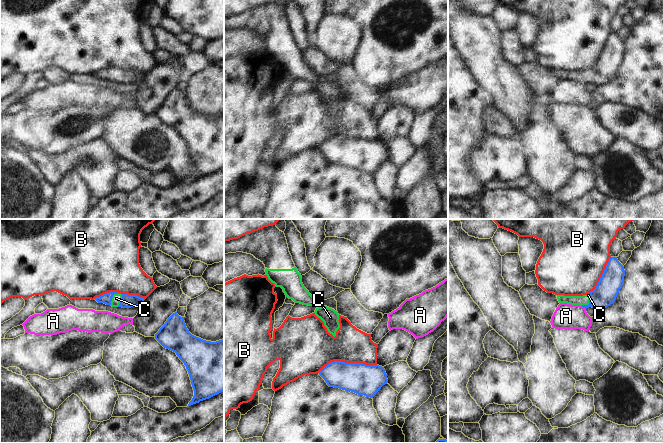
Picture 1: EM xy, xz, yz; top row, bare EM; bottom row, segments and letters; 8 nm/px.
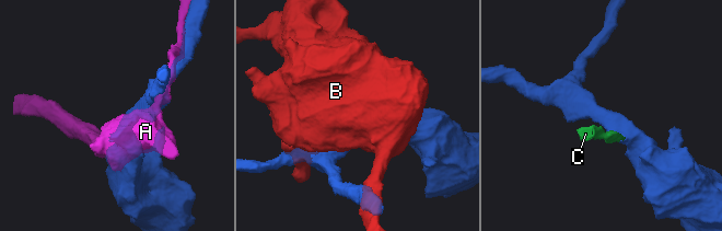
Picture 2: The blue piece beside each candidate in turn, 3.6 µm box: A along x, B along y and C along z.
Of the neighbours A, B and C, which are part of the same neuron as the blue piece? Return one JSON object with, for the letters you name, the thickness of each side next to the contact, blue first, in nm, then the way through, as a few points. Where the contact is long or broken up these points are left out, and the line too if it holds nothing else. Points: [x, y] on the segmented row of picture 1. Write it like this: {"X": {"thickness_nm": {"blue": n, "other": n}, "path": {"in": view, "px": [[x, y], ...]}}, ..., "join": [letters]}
{"C": {"thickness_nm": {"blue": 80, "other": 70}, "path": {"in": "xy", "px": [[106, 298], [113, 294], [116, 298]]}}, "join": ["C"]}

